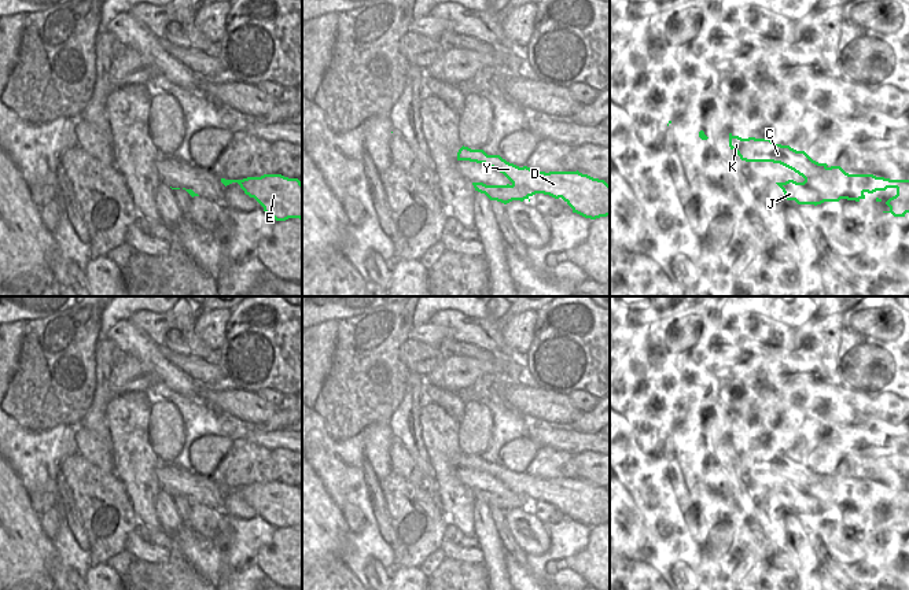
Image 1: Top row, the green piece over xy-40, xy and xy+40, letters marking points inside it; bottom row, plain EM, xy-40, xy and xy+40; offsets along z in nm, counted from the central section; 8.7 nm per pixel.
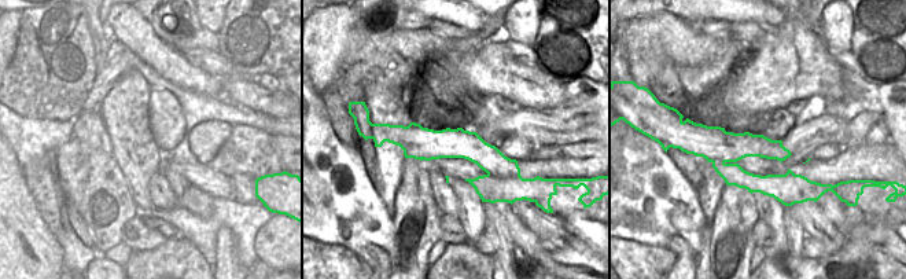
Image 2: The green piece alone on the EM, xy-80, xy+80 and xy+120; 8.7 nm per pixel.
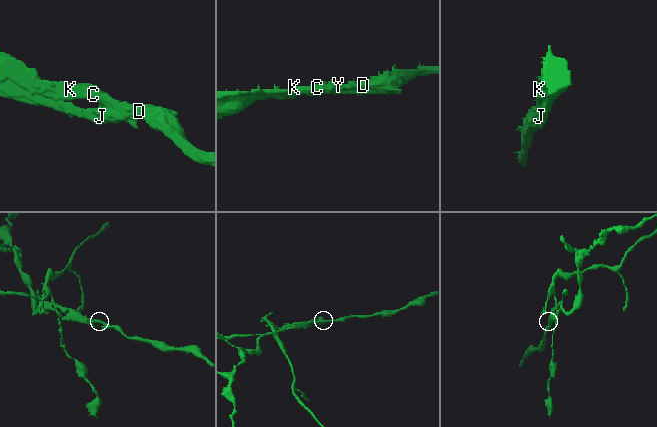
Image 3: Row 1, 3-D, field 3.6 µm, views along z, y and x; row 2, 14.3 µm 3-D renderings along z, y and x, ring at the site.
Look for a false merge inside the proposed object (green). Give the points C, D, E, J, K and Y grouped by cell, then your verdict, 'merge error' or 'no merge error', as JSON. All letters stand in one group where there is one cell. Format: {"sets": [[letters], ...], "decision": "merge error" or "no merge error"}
{"sets": [["C", "D", "E", "K", "Y"], ["J"]], "decision": "merge error"}

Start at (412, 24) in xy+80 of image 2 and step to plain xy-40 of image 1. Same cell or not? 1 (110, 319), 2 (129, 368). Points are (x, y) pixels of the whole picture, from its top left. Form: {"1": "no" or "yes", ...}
{"1": "no", "2": "no"}

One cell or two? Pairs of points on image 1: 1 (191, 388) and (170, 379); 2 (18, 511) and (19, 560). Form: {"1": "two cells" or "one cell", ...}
{"1": "one cell", "2": "one cell"}

